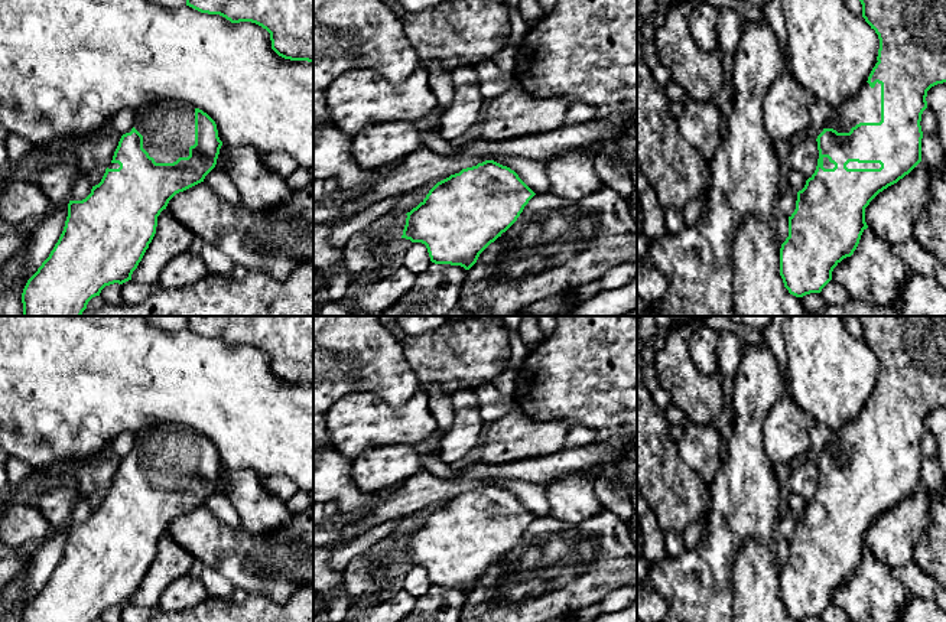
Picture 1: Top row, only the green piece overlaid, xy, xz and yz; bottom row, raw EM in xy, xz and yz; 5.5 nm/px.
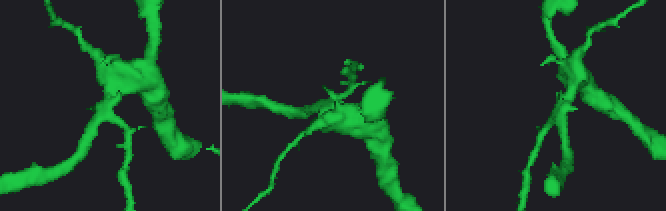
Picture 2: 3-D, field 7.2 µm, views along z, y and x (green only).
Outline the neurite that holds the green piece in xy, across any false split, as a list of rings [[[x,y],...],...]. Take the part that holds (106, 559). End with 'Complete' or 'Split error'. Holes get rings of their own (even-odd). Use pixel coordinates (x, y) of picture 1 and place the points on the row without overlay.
[[[179,423],[149,424],[136,432],[134,449],[121,459],[101,505],[82,524],[69,524],[64,554],[22,622],[92,622],[105,609],[131,603],[152,566],[157,540],[169,524],[215,491],[222,465],[215,444]]]. Split error

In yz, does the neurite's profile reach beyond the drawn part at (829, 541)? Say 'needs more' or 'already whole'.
needs more

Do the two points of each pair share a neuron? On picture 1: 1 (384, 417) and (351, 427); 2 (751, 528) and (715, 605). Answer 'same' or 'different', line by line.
1: same
2: same

